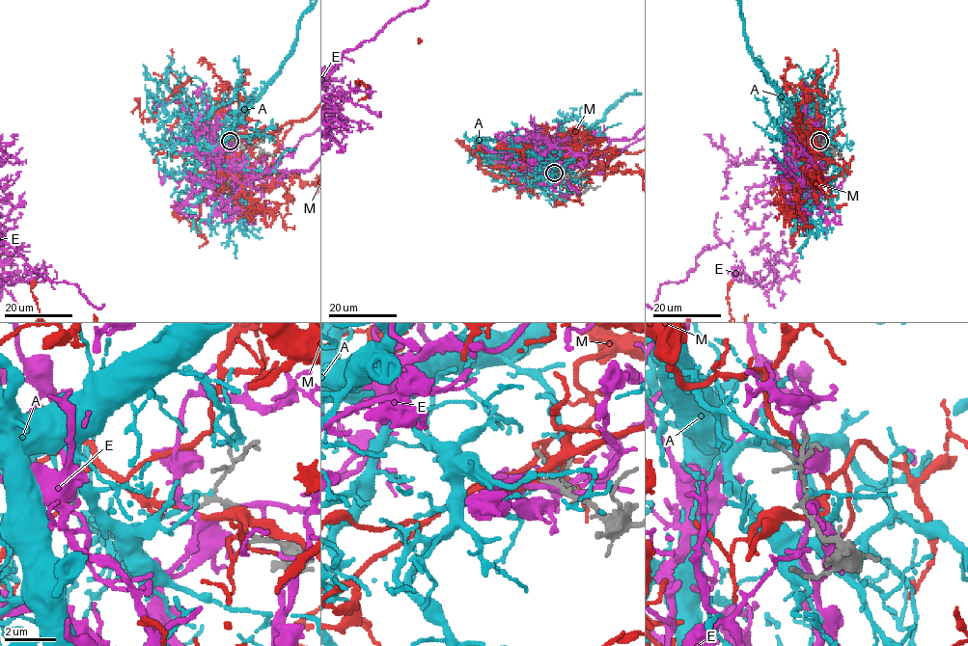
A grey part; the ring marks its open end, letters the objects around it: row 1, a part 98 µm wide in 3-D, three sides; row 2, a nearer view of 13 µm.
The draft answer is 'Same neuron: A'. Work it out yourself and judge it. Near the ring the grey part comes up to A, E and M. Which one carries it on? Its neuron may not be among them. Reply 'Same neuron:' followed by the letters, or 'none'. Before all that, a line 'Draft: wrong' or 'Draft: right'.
Draft: wrong
Same neuron: none

